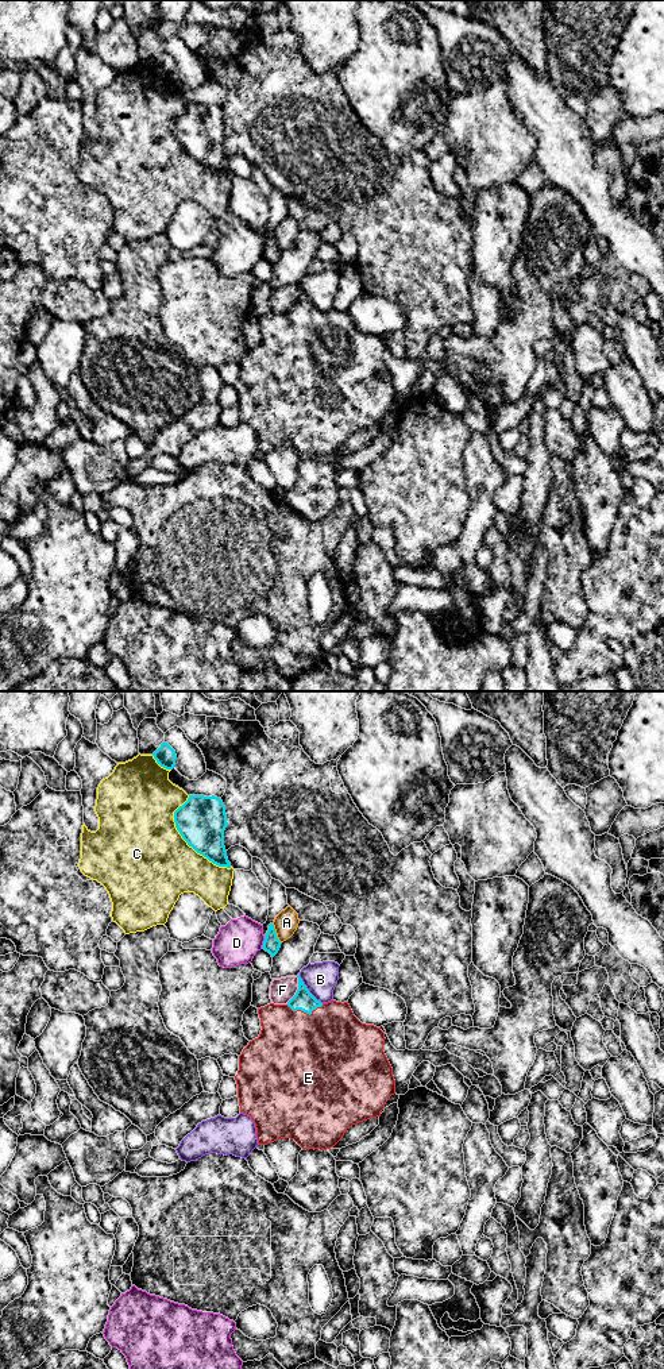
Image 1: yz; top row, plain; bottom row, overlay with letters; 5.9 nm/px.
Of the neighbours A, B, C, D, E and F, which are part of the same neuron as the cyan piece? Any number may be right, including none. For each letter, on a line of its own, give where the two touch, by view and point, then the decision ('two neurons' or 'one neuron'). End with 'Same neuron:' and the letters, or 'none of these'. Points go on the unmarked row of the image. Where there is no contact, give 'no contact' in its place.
A: meets cyan in yz at (275, 242); two neurons
B: meets cyan in yz at (308, 299); two neurons
C: meets cyan in yz at (185, 149); two neurons
D: meets cyan in yz at (263, 251); two neurons
E: meets cyan in yz at (304, 320); one neuron
F: meets cyan in yz at (297, 299); two neurons
Same neuron: E

